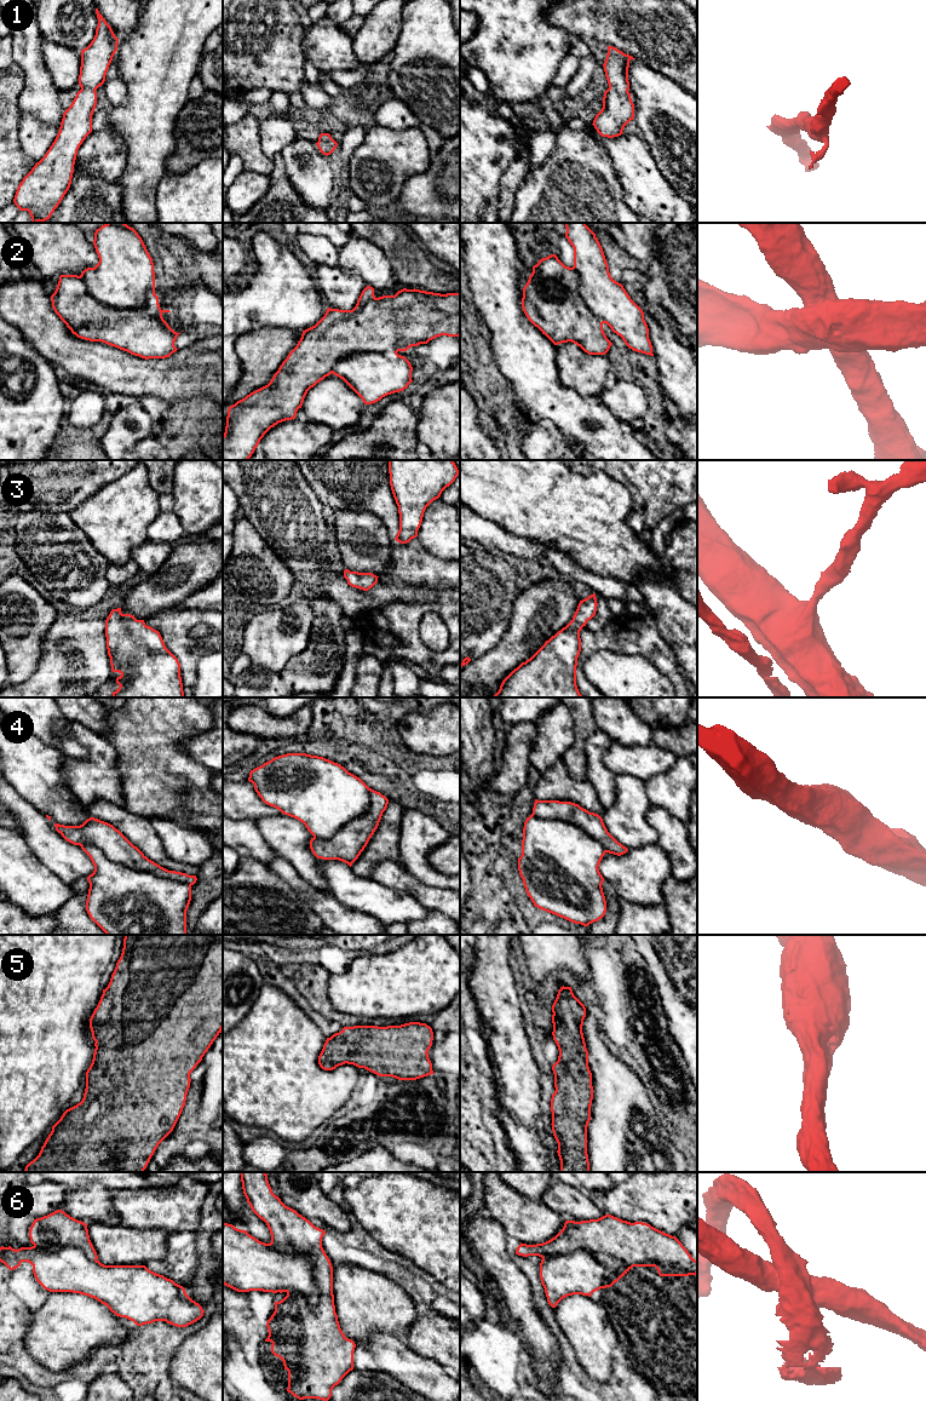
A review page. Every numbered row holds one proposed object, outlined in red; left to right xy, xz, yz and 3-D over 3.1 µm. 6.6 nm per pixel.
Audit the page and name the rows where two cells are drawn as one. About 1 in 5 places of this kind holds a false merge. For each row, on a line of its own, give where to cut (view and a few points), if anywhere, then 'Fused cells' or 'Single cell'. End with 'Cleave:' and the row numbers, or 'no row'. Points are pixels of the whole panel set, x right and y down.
1: No split. Single cell
2: Split along xy (79, 276), (97, 300), (110, 306), (141, 308), (156, 299). Fused cells
3: No split. Single cell
4: Split along xy (80, 845), (93, 844), (109, 859), (125, 866), (190, 885). Fused cells
5: No split. Single cell
6: Split along xz (268, 1244), (279, 1252), (304, 1255), (310, 1261), (316, 1304). Fused cells
Cleave: 2, 4, 6

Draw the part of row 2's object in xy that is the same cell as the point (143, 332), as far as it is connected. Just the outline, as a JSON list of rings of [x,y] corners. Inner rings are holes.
[[[61,275],[57,288],[51,295],[52,308],[59,318],[67,325],[67,327],[77,338],[90,341],[102,341],[108,345],[115,346],[120,350],[127,351],[131,355],[139,356],[142,358],[166,358],[169,357],[178,349],[174,346],[174,341],[180,333],[174,332],[168,323],[163,320],[163,312],[171,312],[169,310],[162,310],[159,304],[159,297],[154,302],[148,302],[139,309],[116,309],[107,306],[97,302],[87,291],[85,281],[77,275]]]

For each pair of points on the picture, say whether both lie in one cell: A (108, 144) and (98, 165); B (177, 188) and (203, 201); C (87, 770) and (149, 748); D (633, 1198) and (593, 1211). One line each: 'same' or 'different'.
A: same
B: same
C: different
D: different

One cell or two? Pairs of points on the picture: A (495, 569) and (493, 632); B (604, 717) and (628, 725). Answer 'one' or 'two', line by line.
A: one
B: one

